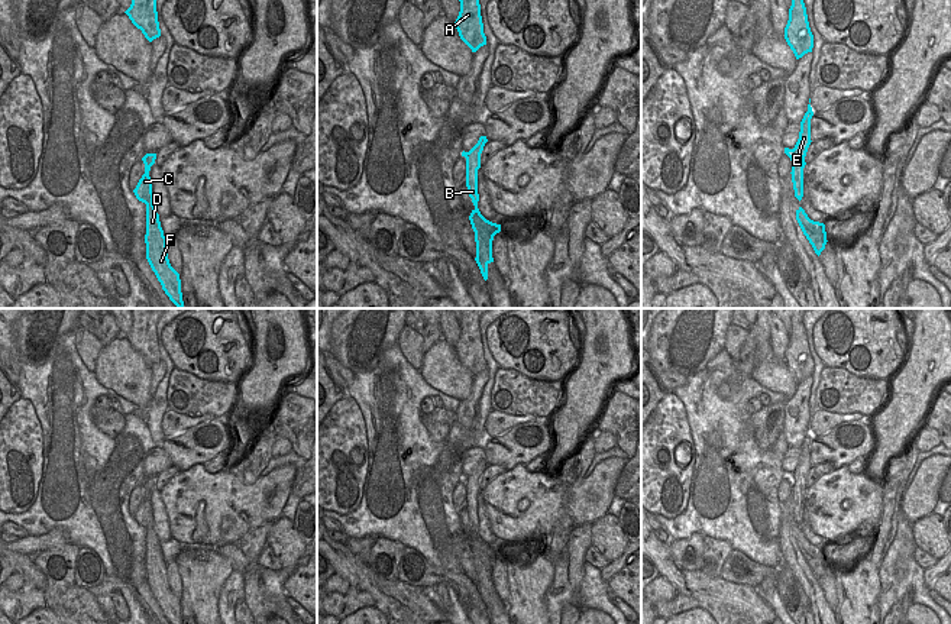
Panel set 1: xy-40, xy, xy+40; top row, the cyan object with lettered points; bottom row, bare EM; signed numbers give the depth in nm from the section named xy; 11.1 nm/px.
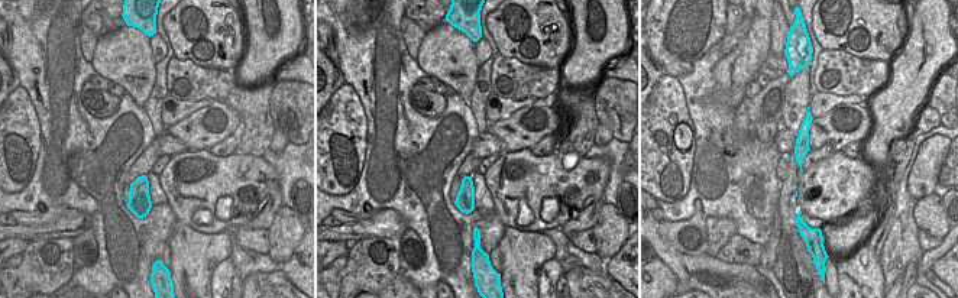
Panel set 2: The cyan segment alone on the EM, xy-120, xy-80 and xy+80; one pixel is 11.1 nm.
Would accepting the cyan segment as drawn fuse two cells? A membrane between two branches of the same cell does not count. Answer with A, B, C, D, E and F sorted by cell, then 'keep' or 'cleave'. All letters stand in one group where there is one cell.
A B D E F / C; cleave

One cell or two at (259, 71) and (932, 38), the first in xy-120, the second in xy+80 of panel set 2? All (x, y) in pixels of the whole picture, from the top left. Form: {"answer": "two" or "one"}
{"answer": "one"}

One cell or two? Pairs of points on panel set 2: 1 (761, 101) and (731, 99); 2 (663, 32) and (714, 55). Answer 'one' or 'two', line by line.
1: two
2: two

